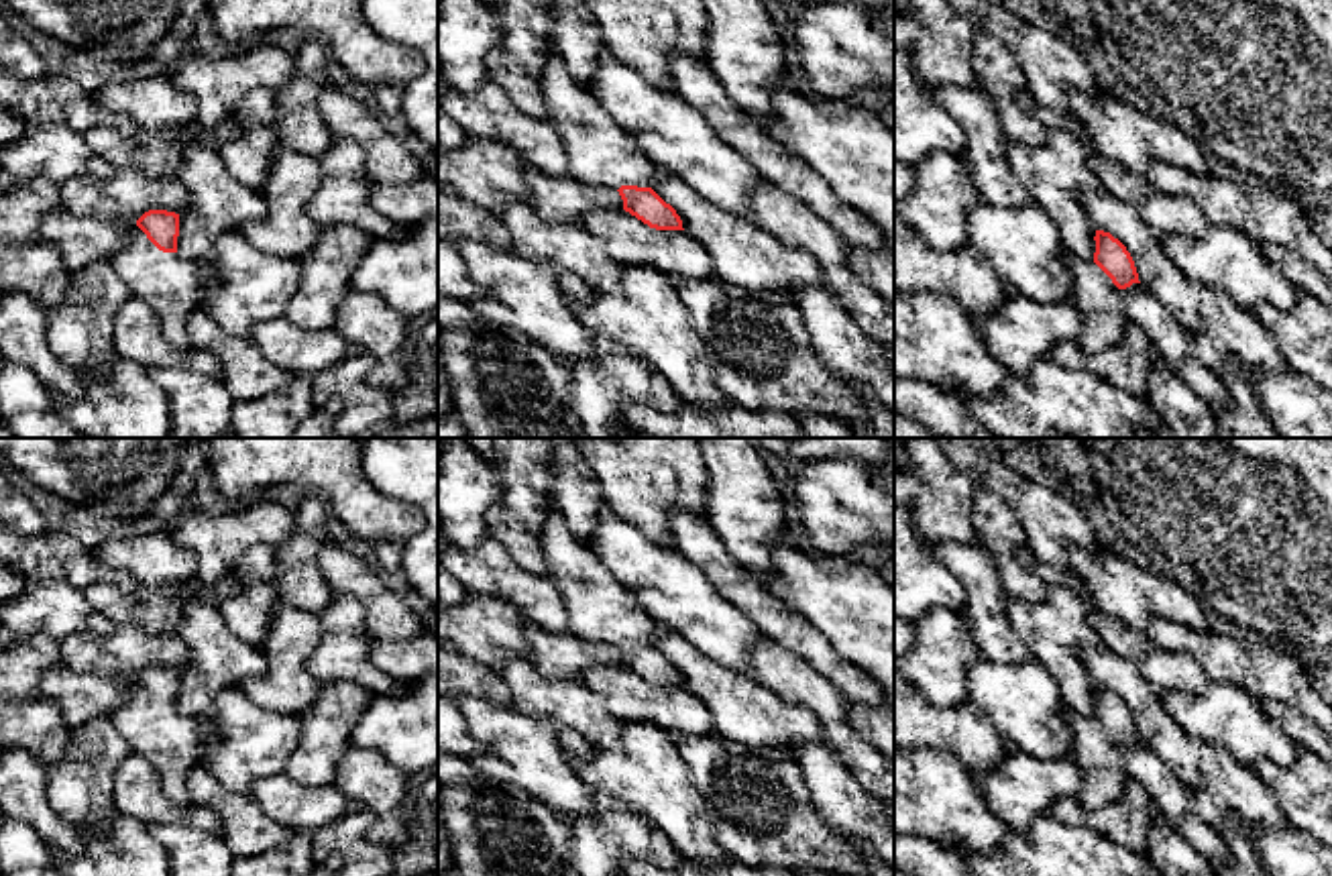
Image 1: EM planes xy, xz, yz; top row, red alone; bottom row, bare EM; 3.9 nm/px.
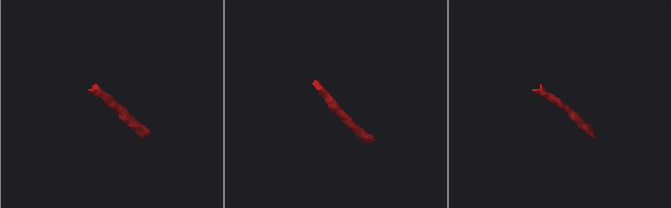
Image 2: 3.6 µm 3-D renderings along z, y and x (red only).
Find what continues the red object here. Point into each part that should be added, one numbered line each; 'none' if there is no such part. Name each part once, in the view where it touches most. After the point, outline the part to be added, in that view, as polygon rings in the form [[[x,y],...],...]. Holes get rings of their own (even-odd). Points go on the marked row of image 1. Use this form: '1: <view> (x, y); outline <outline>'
1: xy (172, 286); outline [[[136,226],[110,265],[132,295],[145,299],[161,320],[161,334],[179,348],[191,350],[189,316],[200,310],[208,265],[159,251]]]

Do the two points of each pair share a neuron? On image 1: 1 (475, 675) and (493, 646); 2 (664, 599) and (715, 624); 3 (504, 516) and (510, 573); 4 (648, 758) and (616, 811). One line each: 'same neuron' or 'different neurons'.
1: different neurons
2: same neuron
3: different neurons
4: different neurons

